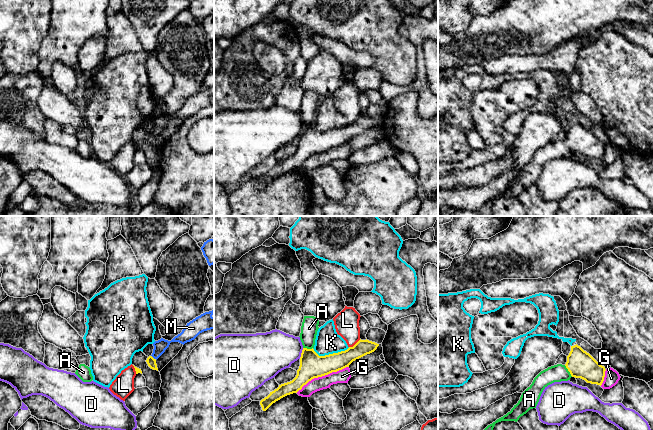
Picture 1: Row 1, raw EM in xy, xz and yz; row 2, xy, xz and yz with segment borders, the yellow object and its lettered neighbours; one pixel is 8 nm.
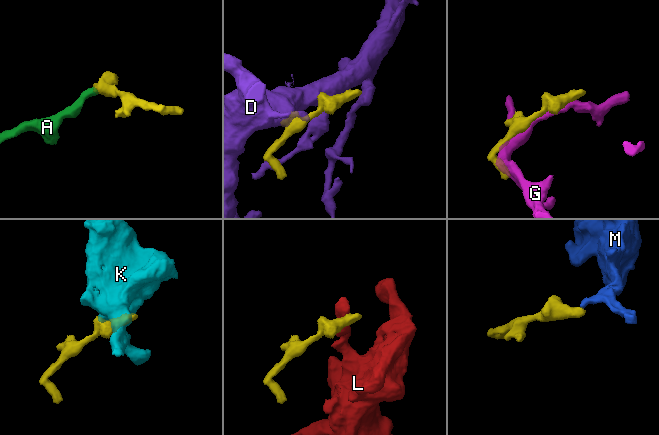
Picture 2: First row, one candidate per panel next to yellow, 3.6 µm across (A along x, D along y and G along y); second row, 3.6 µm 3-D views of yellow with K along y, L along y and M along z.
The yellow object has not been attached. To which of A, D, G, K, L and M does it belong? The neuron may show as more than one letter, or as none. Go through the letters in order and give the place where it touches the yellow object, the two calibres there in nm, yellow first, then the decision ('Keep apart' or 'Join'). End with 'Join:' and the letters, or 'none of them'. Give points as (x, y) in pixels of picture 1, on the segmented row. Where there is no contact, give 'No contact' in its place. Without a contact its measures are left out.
A: Touches yellow at yz (568, 370). Thickness 220 nm (yellow) against 140 nm. Join
D: Touches yellow at xz (301, 353). Thickness 200 nm (yellow) against 340 nm. Keep apart
G: Touches yellow at xz (322, 375). Thickness 200 nm (yellow) against 110 nm. Keep apart
K: Touches yellow at xz (330, 354). Thickness 200 nm (yellow) against 200 nm. Keep apart
L: Touches yellow at xz (355, 344). Thickness 150 nm (yellow) against 200 nm. Keep apart
M: Touches yellow at xy (153, 358). Thickness 70 nm (yellow) against 100 nm. Keep apart
Join: A

